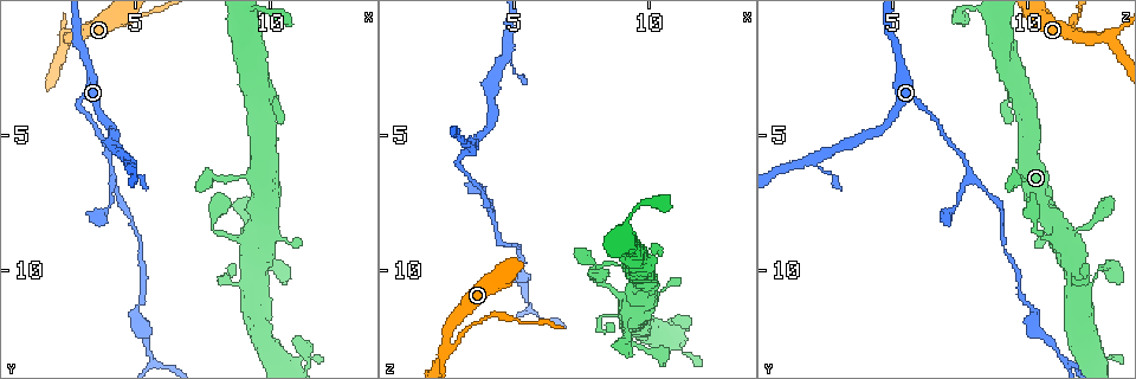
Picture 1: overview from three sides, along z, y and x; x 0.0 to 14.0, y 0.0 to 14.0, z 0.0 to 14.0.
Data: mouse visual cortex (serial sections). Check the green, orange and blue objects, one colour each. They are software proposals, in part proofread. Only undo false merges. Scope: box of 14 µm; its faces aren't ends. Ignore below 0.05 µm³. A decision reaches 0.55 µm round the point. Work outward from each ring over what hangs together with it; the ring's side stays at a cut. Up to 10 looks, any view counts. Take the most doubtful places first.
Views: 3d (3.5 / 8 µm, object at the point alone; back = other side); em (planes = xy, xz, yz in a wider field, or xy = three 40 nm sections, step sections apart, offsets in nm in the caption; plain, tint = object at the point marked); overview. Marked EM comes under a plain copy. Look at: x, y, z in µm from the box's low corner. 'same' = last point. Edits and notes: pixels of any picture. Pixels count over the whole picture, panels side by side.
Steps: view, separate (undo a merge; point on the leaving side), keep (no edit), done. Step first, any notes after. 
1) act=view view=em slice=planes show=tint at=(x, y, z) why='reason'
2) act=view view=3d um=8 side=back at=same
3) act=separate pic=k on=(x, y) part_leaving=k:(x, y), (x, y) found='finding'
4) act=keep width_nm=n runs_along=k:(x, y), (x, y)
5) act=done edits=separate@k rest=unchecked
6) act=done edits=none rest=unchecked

act=view view=3d um=3.5 at=(4.1, 6.3, 7.7) why='branch point'

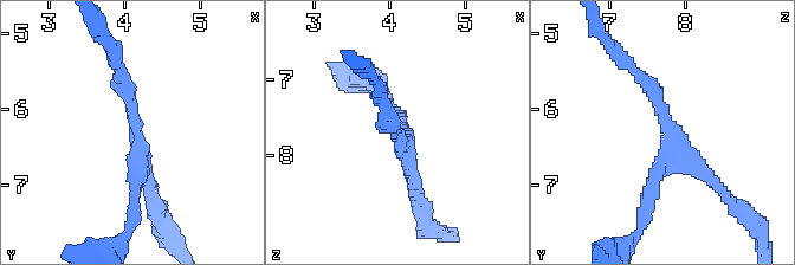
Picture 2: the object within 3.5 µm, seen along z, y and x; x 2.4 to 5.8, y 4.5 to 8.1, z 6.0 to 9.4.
act=view view=em slice=planes show=tint at=(4.15, 6.25, 7.85) arms=3 arm_widths_nm=200,200,200

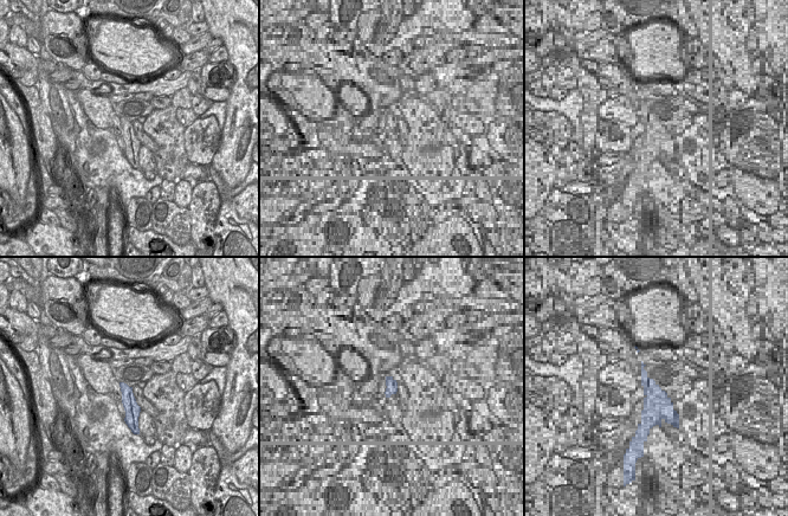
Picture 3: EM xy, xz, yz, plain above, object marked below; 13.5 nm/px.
act=keep width_nm=190 runs_along=3:(123, 386), (135, 426) found='all the same cell'

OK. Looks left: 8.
act=view view=3d um=8 at=(2.6, 1.3, 12.9)

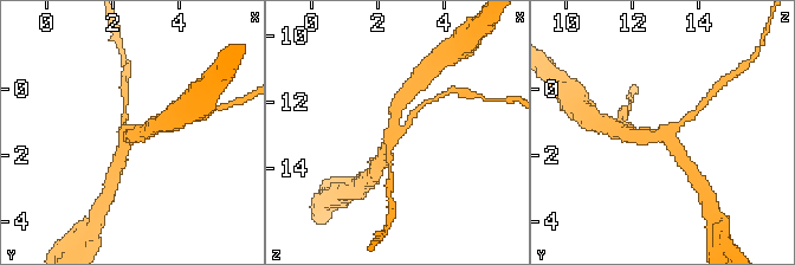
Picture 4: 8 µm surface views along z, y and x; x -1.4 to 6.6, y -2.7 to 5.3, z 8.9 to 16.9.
act=view view=3d um=3.5 at=(2.6, 1.3, 12.8)

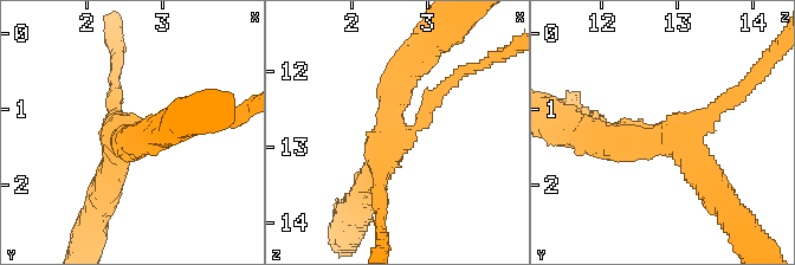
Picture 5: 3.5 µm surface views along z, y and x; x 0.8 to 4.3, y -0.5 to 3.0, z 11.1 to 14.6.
act=view view=em slice=xy step=1 show=tint at=(2.60, 1.30, 12.85)

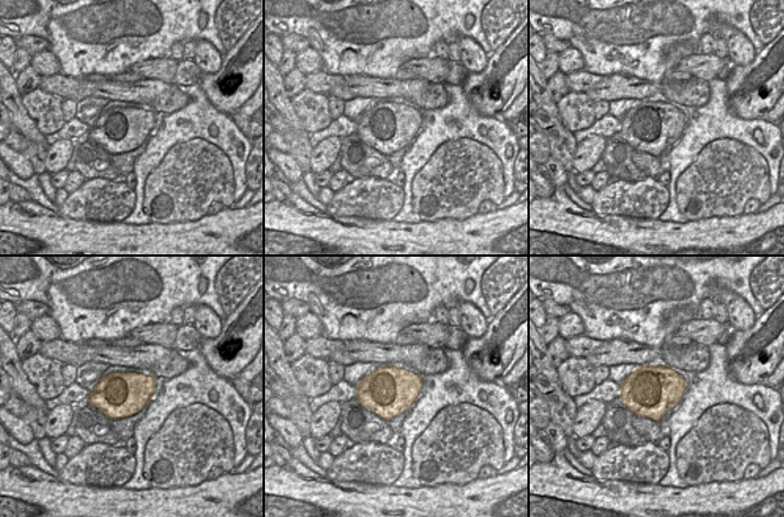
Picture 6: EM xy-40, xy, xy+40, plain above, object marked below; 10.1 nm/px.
act=keep arm_widths_nm=200,250,400,450 runs_along=5:(600, 137), (676, 137), (712, 188) found='all the same cell'

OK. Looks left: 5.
act=view view=3d um=3.5 at=(9.3, 10.6, 12.1) why='sudden change in width'

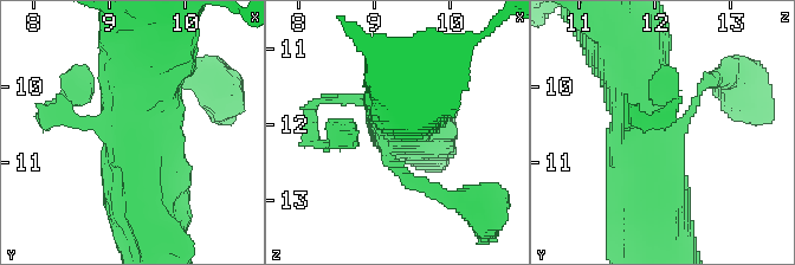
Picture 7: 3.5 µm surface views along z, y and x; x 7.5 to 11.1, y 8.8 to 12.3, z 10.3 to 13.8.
act=view view=em slice=xy step=2 show=tint at=(9.20, 10.60, 12.15) why='now the EM'

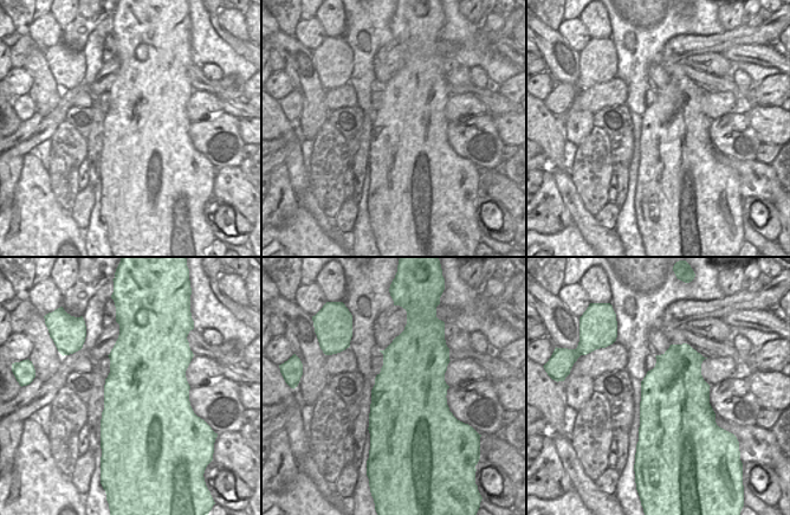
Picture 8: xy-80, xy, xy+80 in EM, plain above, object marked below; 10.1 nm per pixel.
act=keep runs_along=7:(632, 55), (653, 211) found='one cell here'

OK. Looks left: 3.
act=view view=3d um=3.5 at=(8.5, 6.7, 9.7) why='narrows sharply'

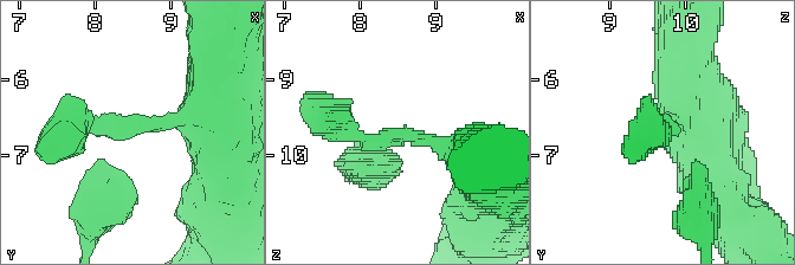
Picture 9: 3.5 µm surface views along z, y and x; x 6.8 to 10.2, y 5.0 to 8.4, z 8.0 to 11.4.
act=view view=em slice=planes show=tint at=(8.50, 6.60, 9.70) arm_widths_nm=200,350 why='need the tissue'

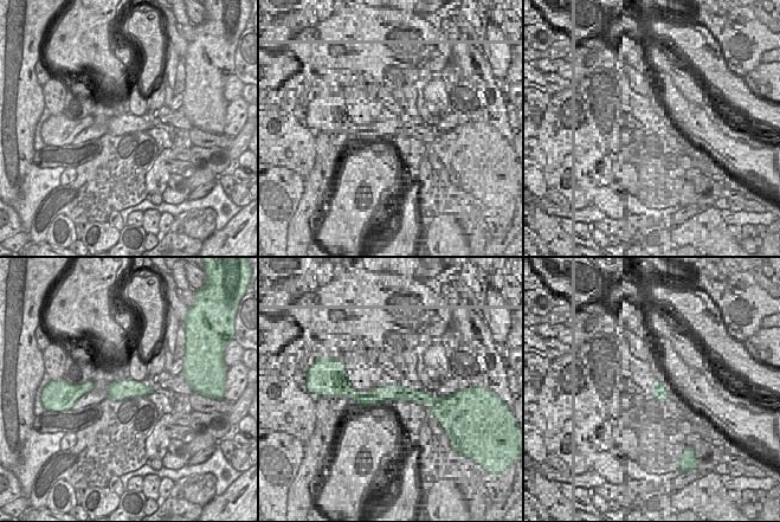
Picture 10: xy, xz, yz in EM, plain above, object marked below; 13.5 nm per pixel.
act=view view=em slice=xy step=1 show=tint at=same why='cut it another way'

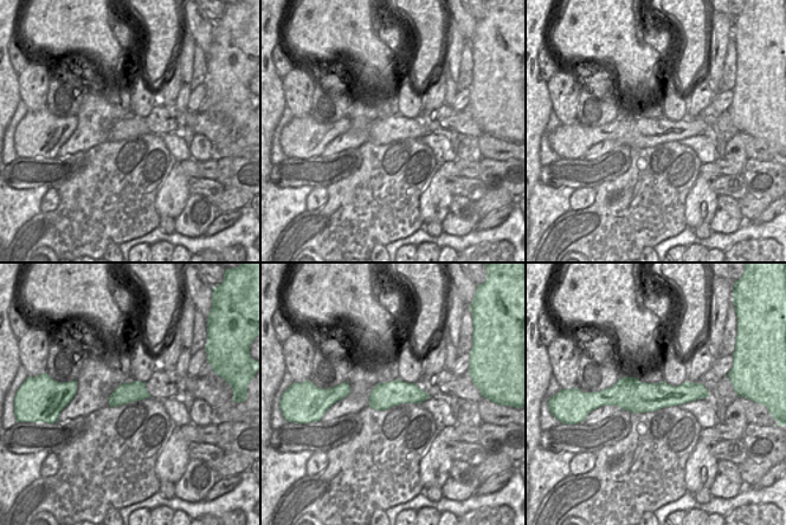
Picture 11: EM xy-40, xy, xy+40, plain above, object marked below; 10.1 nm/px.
act=keep runs_along=11:(704, 393), (614, 395), (607, 402) found='continuous, no second cell'

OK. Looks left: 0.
act=done edits=none rest=unchecked

